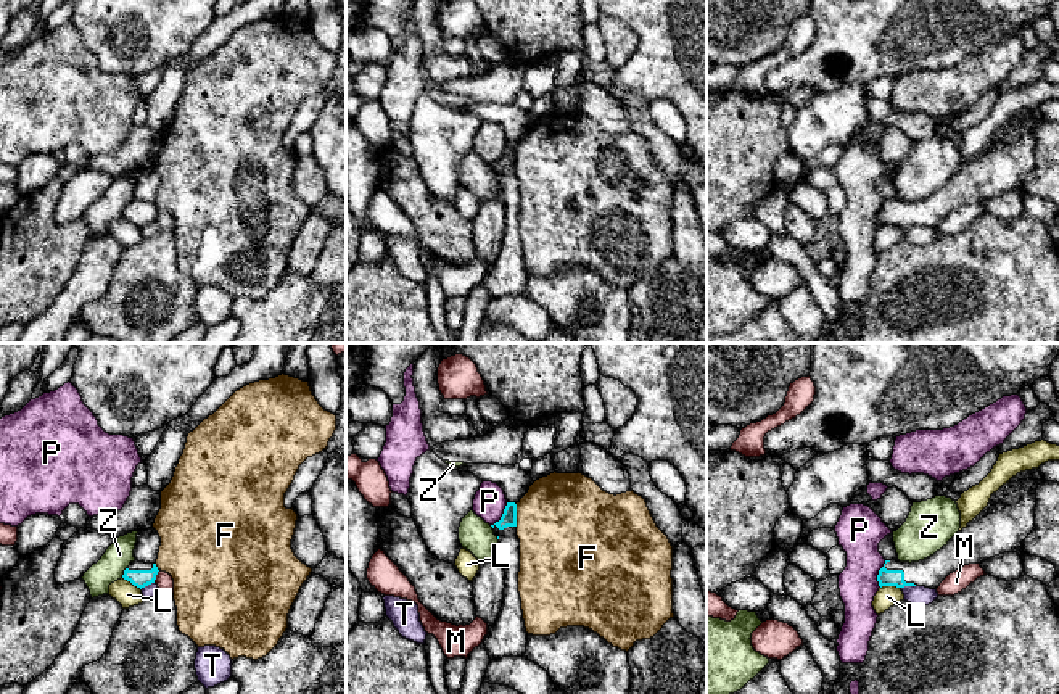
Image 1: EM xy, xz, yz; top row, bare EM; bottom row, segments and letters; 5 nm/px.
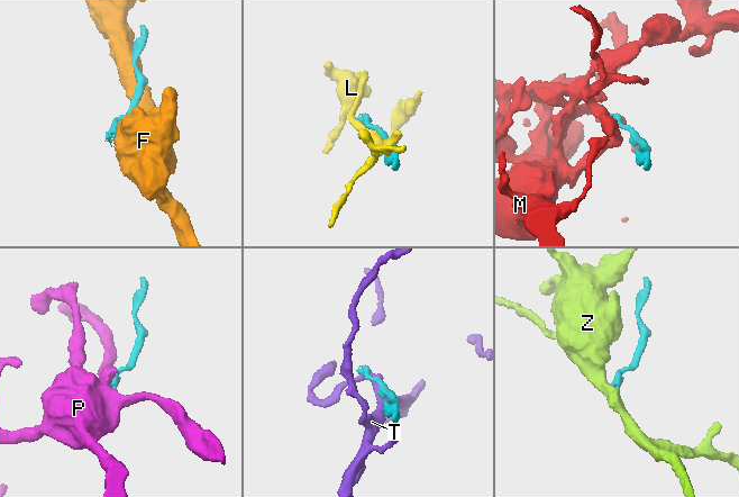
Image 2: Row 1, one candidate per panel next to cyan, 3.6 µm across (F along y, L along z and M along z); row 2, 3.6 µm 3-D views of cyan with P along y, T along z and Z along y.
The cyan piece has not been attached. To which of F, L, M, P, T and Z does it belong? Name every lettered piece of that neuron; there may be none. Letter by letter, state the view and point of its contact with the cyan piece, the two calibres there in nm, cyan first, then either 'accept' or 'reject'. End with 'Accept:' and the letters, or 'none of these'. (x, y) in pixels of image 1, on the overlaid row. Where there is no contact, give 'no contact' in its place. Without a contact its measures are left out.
F: xz (515, 516) | 80/480 nm | reject
L: yz (890, 585) | 80/110 nm | reject
M: xy (155, 577) | 90/90 nm | reject
P: yz (879, 574) | 80/240 nm | reject
T: yz (908, 585) | 80/100 nm | reject
Z: xy (124, 572) | 90/140 nm | reject
Accept: none of these

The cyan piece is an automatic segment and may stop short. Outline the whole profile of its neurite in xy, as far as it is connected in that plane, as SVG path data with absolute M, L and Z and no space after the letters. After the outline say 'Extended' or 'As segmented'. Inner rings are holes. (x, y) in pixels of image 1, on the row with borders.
M134 560L124 570L122 578L142 589L142 588L155 583L158 572L159 570L158 570L156 564L145 564L145 562Z. Extended

